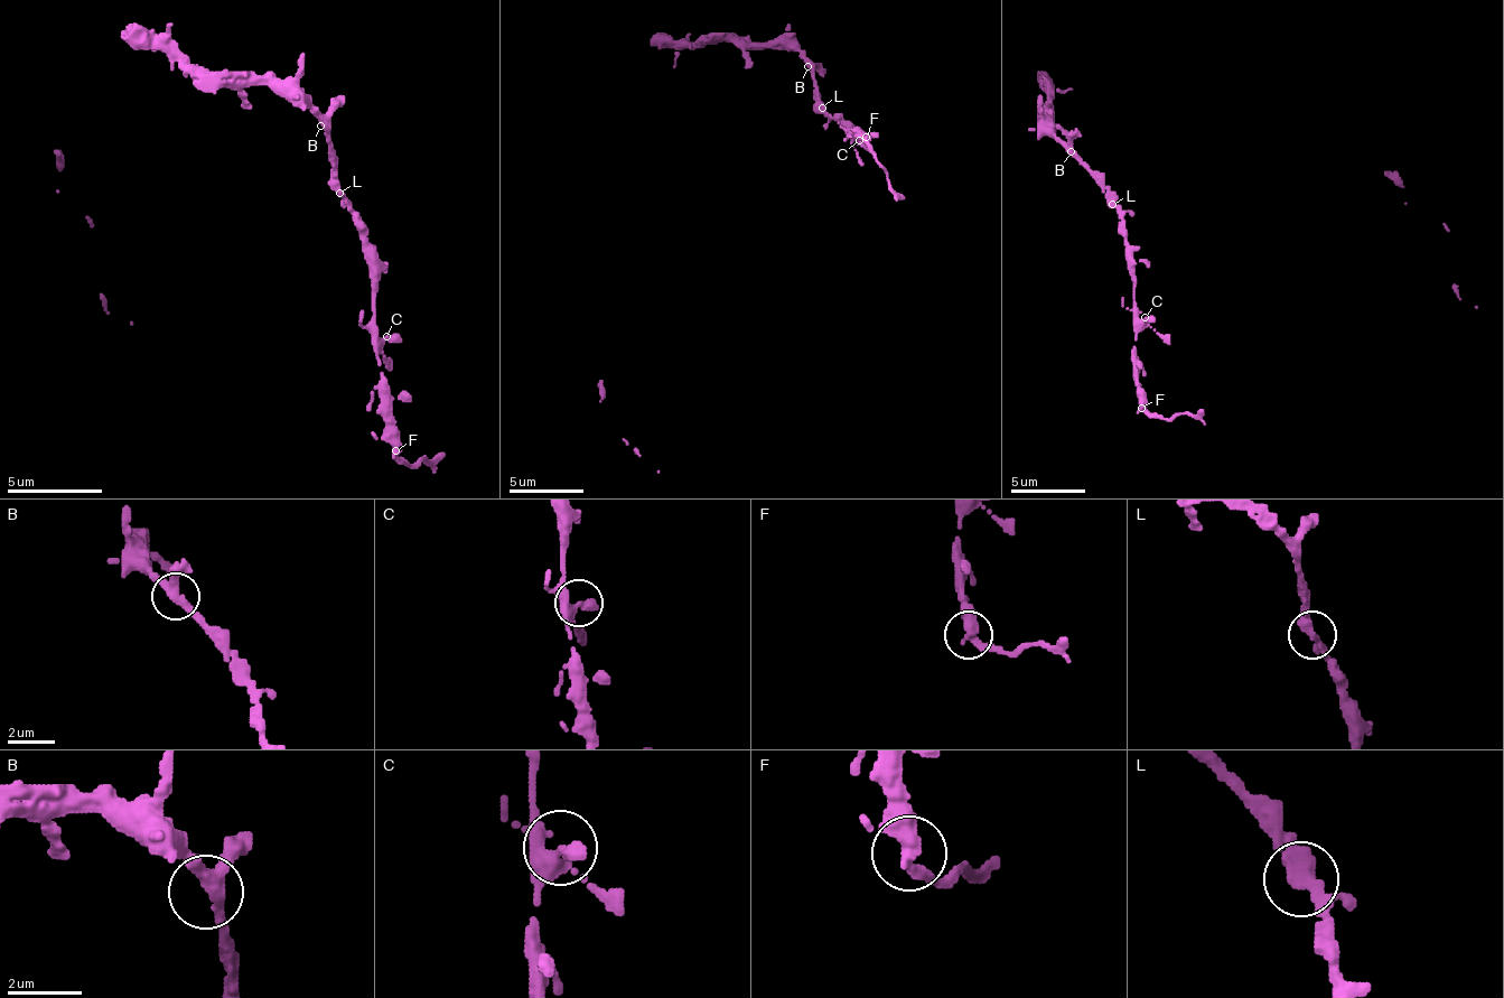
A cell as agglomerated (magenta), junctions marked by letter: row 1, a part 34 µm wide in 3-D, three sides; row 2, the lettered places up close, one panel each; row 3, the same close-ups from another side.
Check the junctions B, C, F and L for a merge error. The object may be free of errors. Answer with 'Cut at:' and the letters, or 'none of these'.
Cut at: none of these

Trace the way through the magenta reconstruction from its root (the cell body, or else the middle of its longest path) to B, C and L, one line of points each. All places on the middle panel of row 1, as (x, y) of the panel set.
B: (819, 93), (814, 74), (807, 66)
C: (819, 93), (819, 104), (860, 141)
L: (819, 93), (822, 108)

